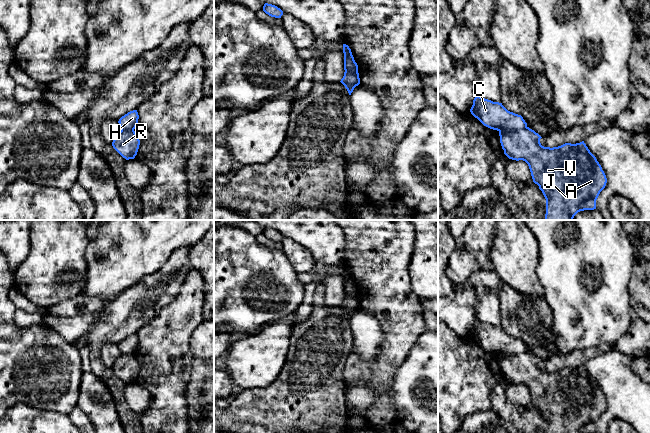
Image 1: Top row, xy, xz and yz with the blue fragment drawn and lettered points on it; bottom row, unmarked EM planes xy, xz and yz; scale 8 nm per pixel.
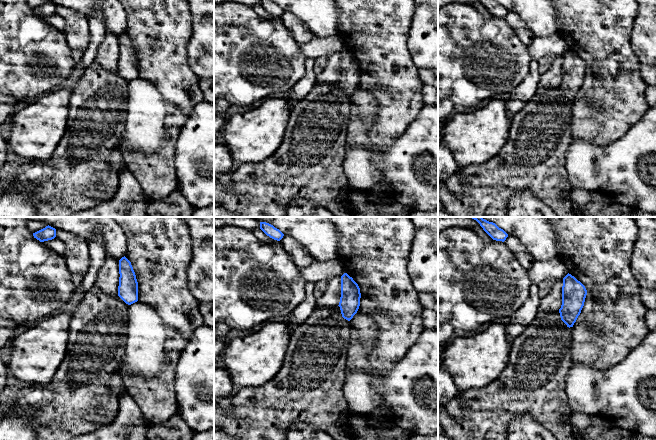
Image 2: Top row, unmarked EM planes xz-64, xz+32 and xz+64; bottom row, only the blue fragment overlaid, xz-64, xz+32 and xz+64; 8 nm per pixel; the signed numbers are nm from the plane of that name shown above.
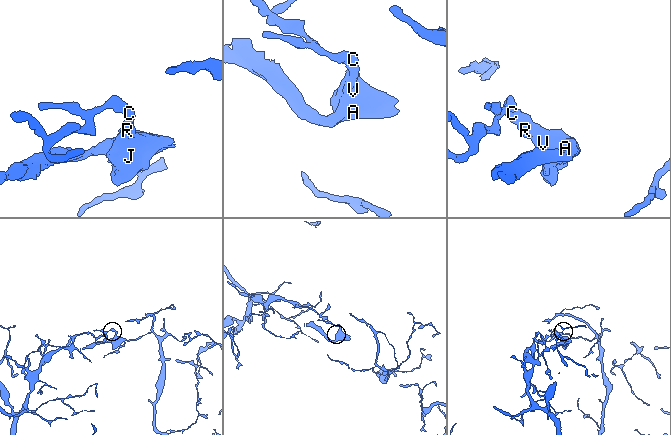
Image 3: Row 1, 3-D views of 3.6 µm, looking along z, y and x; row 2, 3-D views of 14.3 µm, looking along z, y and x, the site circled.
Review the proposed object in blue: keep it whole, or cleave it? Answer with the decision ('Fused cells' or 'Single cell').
Fused cells

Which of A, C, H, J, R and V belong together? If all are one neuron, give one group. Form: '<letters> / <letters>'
A J R V / C H

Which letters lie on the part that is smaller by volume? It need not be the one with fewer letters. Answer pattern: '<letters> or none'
A, J, R, V

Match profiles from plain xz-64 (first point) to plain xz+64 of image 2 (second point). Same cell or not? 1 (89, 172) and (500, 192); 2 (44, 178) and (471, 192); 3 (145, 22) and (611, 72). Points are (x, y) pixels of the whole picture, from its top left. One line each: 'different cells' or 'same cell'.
1: same cell
2: same cell
3: same cell

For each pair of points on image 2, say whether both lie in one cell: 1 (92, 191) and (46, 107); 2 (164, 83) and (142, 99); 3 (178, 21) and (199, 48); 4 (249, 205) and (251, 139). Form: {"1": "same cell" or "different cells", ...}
{"1": "different cells", "2": "different cells", "3": "different cells", "4": "different cells"}

